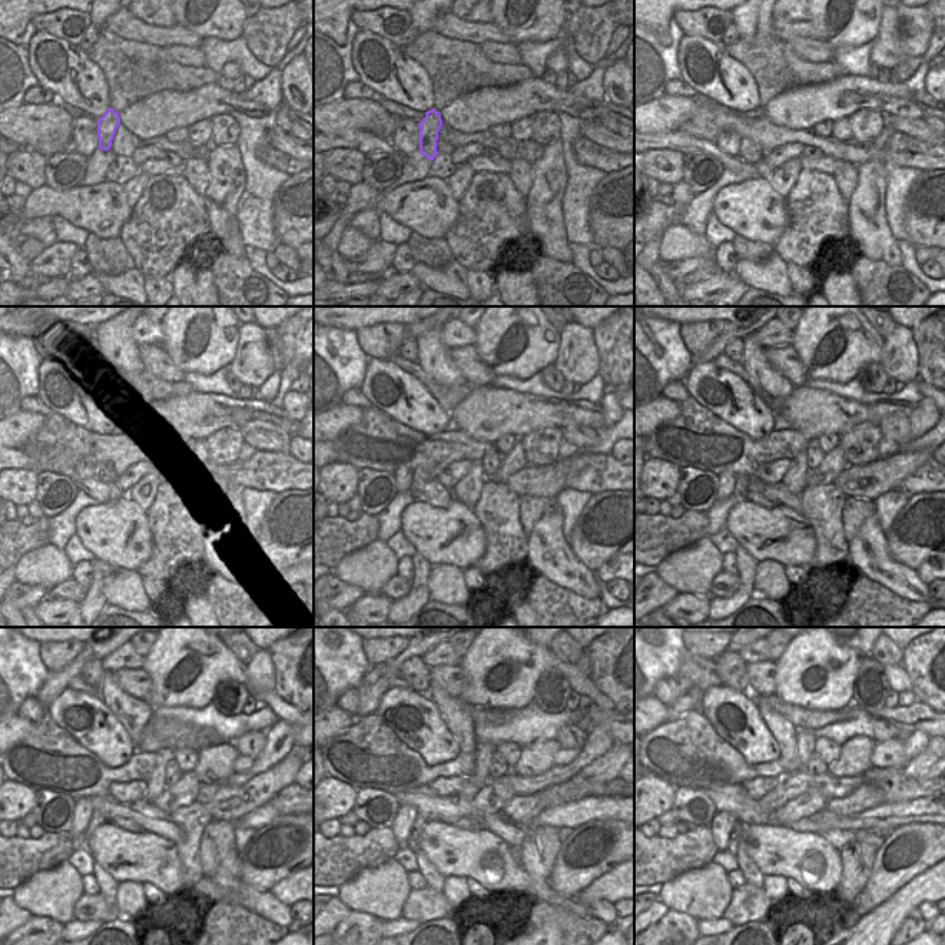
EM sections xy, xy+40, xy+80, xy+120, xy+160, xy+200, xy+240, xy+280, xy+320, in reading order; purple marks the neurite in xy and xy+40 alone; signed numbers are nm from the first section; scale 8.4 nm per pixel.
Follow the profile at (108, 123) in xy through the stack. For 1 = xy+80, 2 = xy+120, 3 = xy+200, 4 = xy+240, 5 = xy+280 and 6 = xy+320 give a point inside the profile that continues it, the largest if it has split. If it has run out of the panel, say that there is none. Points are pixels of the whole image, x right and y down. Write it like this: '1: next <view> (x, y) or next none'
1: next xy+80 (749, 152)
2: next xy+120 (103, 471)
3: next xy+200 (742, 481)
4: next xy+240 (98, 818)
5: next xy+280 (420, 822)
6: next xy+320 (732, 845)

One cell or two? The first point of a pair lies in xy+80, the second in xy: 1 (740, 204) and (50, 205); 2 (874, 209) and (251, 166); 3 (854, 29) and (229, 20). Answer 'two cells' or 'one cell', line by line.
1: one cell
2: two cells
3: one cell

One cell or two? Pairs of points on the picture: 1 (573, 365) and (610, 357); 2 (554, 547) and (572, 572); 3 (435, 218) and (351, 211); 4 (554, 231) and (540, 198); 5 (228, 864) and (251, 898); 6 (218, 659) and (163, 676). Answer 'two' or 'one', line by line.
1: two
2: one
3: one
4: one
5: one
6: one

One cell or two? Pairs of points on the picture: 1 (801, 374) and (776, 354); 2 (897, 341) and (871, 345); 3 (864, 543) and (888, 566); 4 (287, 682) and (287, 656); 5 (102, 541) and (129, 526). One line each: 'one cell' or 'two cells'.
1: one cell
2: two cells
3: one cell
4: one cell
5: one cell

